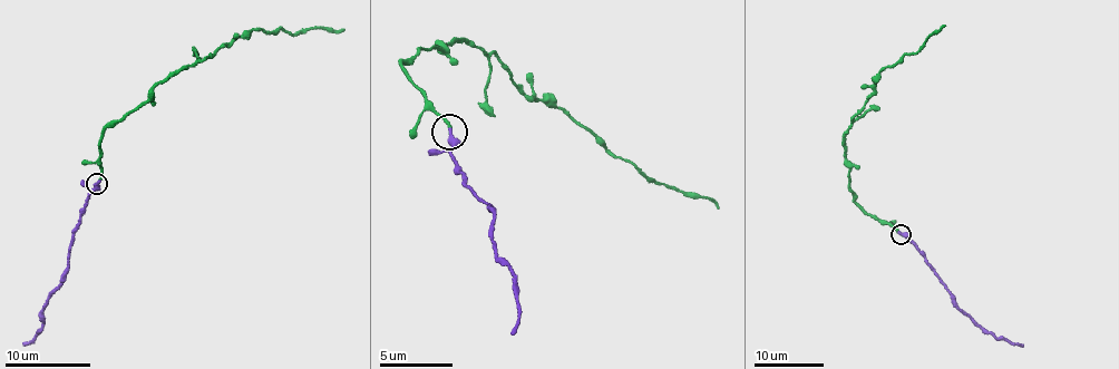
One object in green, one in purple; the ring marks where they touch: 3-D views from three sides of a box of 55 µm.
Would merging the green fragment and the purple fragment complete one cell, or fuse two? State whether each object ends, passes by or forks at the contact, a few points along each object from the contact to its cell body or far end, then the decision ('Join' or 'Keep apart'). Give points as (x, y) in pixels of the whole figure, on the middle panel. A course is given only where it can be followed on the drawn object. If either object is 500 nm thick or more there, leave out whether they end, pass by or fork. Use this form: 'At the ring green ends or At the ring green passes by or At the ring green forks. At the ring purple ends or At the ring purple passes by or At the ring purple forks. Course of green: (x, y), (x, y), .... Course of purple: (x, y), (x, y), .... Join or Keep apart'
At the ring green ends. At the ring purple ends. Course of green: (450, 133), (401, 64), (467, 40), (497, 54), (525, 96), (558, 106), (602, 136), (607, 152), (718, 207). Course of purple: (450, 133), (450, 147), (460, 174), (494, 212), (496, 260), (515, 278), (517, 327), (513, 332). Join

